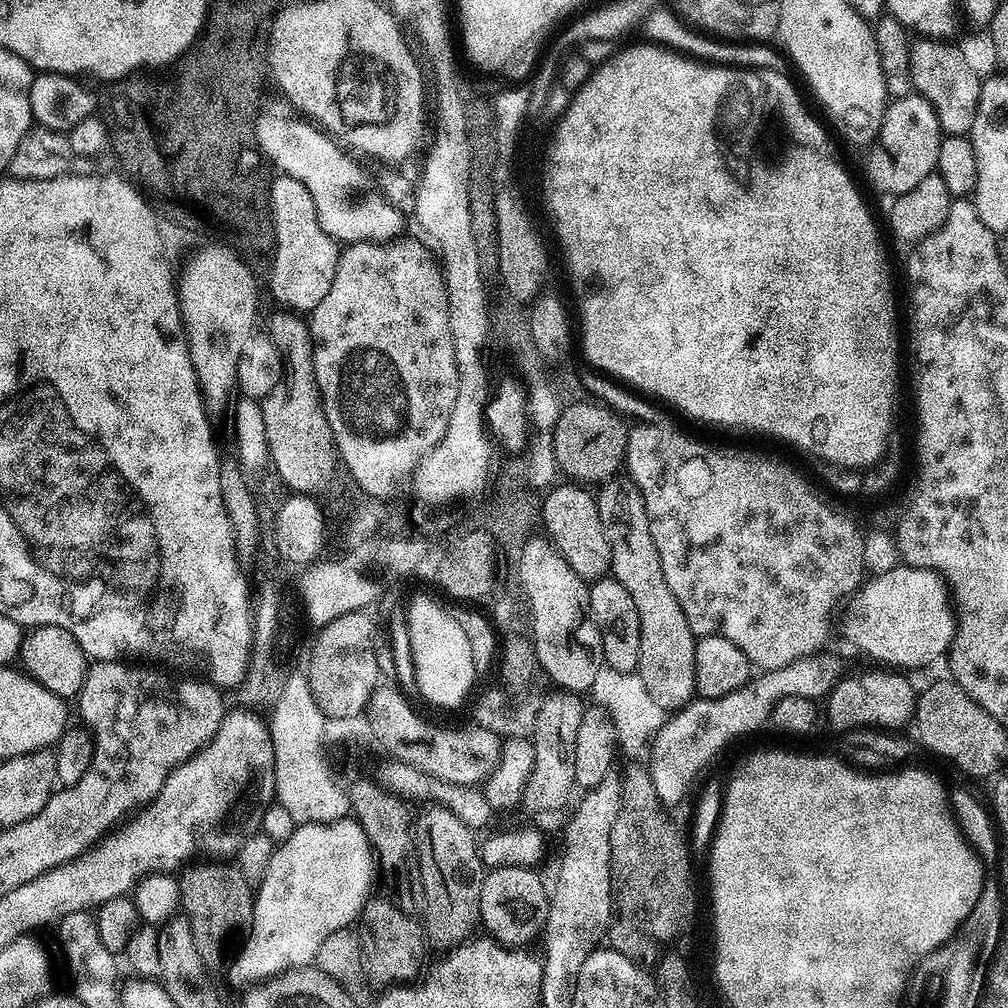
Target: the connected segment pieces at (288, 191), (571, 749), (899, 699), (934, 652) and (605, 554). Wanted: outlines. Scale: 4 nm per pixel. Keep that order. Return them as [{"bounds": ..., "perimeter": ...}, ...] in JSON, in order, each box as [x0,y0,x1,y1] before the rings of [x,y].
[{"bounds":[268,174,342,314],"perimeter":[[[283,174],[271,177],[268,186],[268,206],[275,209],[275,233],[277,234],[277,253],[270,258],[272,264],[272,296],[277,305],[297,314],[311,313],[312,309],[330,294],[330,286],[336,277],[338,262],[342,251],[341,245],[332,239],[318,222],[318,210],[314,210],[314,198],[310,198],[310,190],[298,182],[298,178],[290,178]]]},{"bounds":[518,691,586,832],"perimeter":[[[549,691],[541,702],[537,720],[530,733],[534,746],[535,764],[530,778],[524,784],[518,806],[520,811],[522,810],[523,814],[530,819],[527,821],[544,832],[561,829],[572,800],[570,794],[574,792],[576,783],[574,778],[575,743],[586,707],[585,701],[580,700],[583,699],[575,692]]]},{"bounds":[826,670,918,732],"perimeter":[[[880,670],[884,672],[870,672],[868,674],[864,674],[862,676],[851,676],[851,674],[845,675],[832,687],[831,692],[828,693],[826,697],[826,703],[828,703],[828,720],[833,724],[834,727],[837,728],[840,732],[848,732],[851,728],[876,728],[875,730],[900,730],[896,728],[900,728],[904,723],[911,721],[913,717],[916,715],[916,698],[918,695],[917,689],[912,689],[912,684],[907,680],[907,675],[901,674],[896,670]]]},{"bounds":[840,566,956,670],"perimeter":[[[897,566],[873,575],[847,597],[843,608],[840,628],[845,638],[870,659],[881,660],[884,663],[881,665],[896,670],[924,668],[939,656],[941,659],[956,633],[954,610],[946,585],[936,572],[925,568]]]},{"bounds":[540,483,612,582],"perimeter":[[[579,483],[562,484],[552,488],[541,506],[540,519],[545,528],[543,531],[562,554],[562,558],[570,562],[574,574],[578,574],[586,582],[600,580],[609,575],[612,567],[612,547],[606,538],[606,530],[602,530],[602,518],[598,518],[596,497]]]}]

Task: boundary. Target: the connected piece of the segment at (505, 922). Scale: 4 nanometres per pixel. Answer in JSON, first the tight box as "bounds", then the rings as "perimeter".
{"bounds":[480,868,550,946],"perimeter":[[[494,868],[485,875],[481,886],[480,923],[483,931],[496,943],[505,946],[528,946],[532,939],[539,937],[548,920],[548,898],[550,892],[540,881],[540,876],[532,868]]]}

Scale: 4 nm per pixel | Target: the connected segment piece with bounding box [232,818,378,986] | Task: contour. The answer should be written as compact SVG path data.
M345 818L342 820L335 820L329 824L299 825L294 830L294 834L290 834L290 838L286 838L286 842L275 849L273 857L270 858L270 864L266 868L264 880L261 881L255 889L252 902L252 922L246 932L248 941L241 946L240 953L237 954L236 961L232 964L233 982L248 986L253 982L266 980L269 976L278 976L282 972L291 972L297 968L311 965L318 954L318 950L322 946L322 942L326 942L326 938L330 938L330 934L334 934L338 930L355 925L357 921L359 921L360 913L364 911L364 905L369 903L370 897L373 895L373 893L371 894L372 875L376 876L377 872L378 865L377 861L374 859L372 844L369 842L367 834L363 832L363 828L357 819Z

